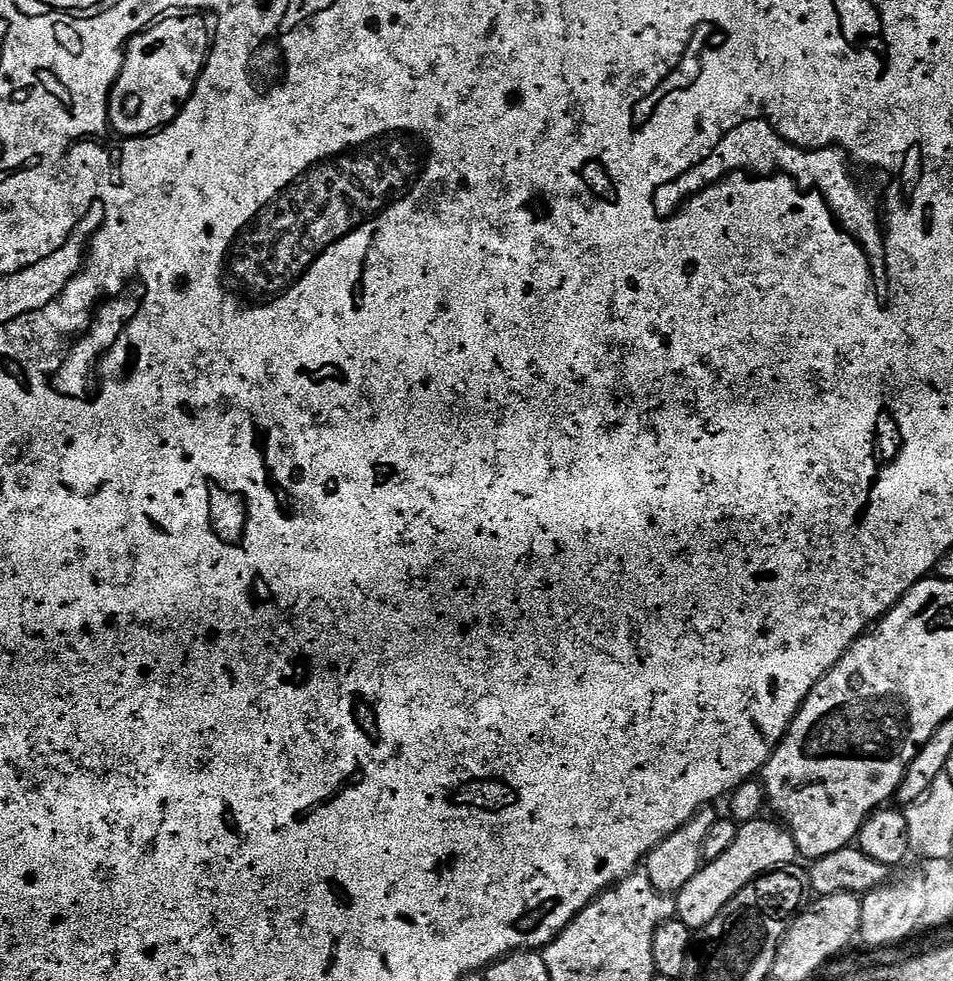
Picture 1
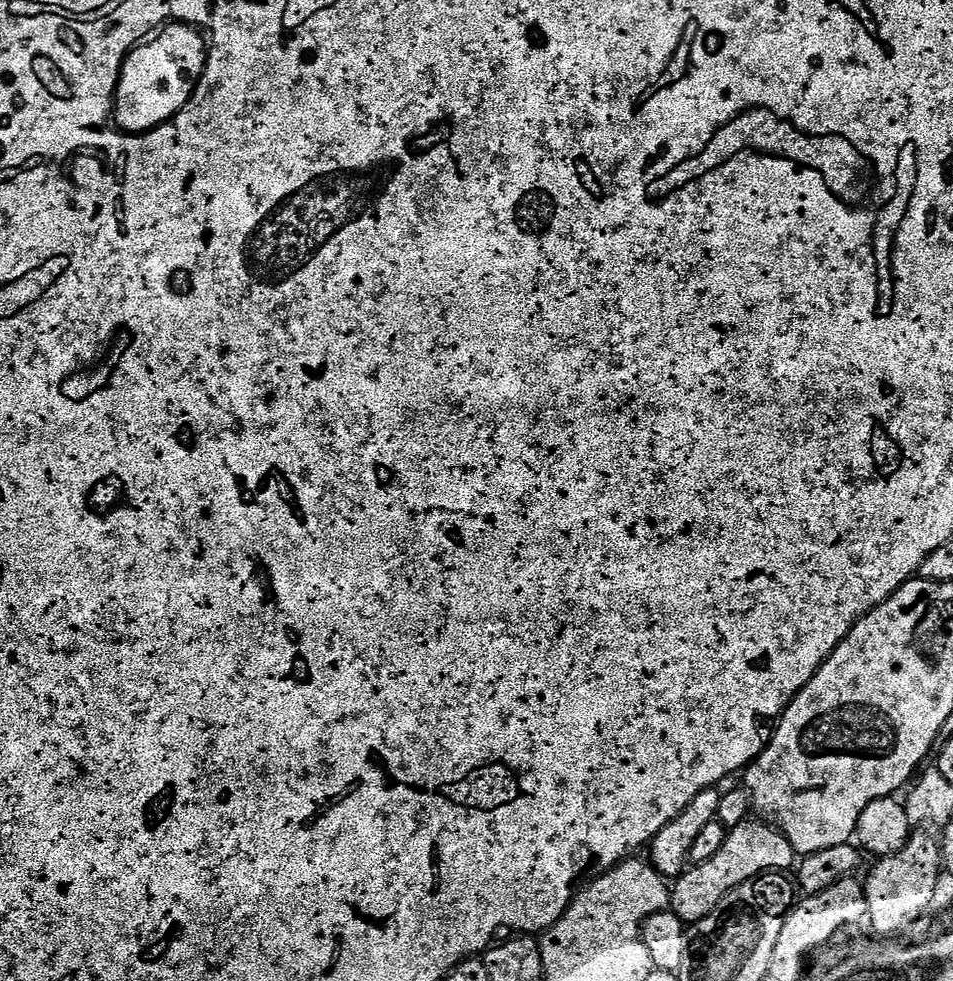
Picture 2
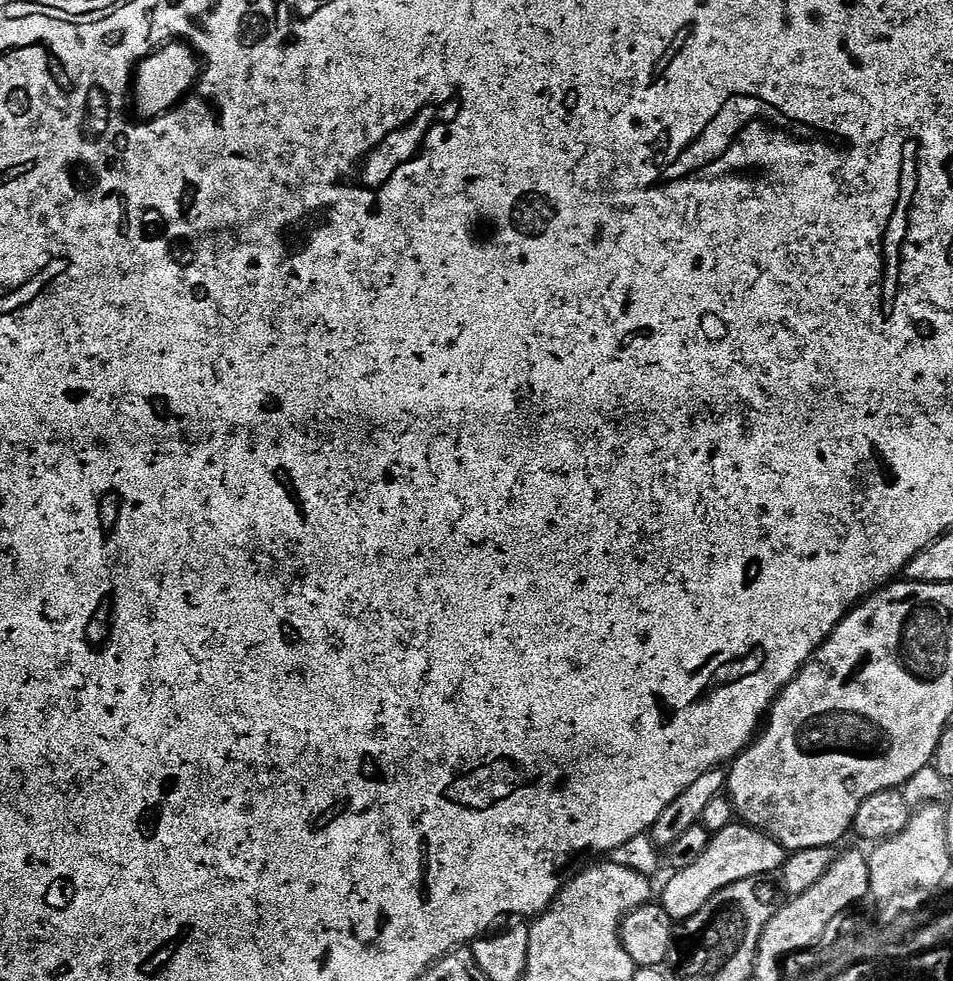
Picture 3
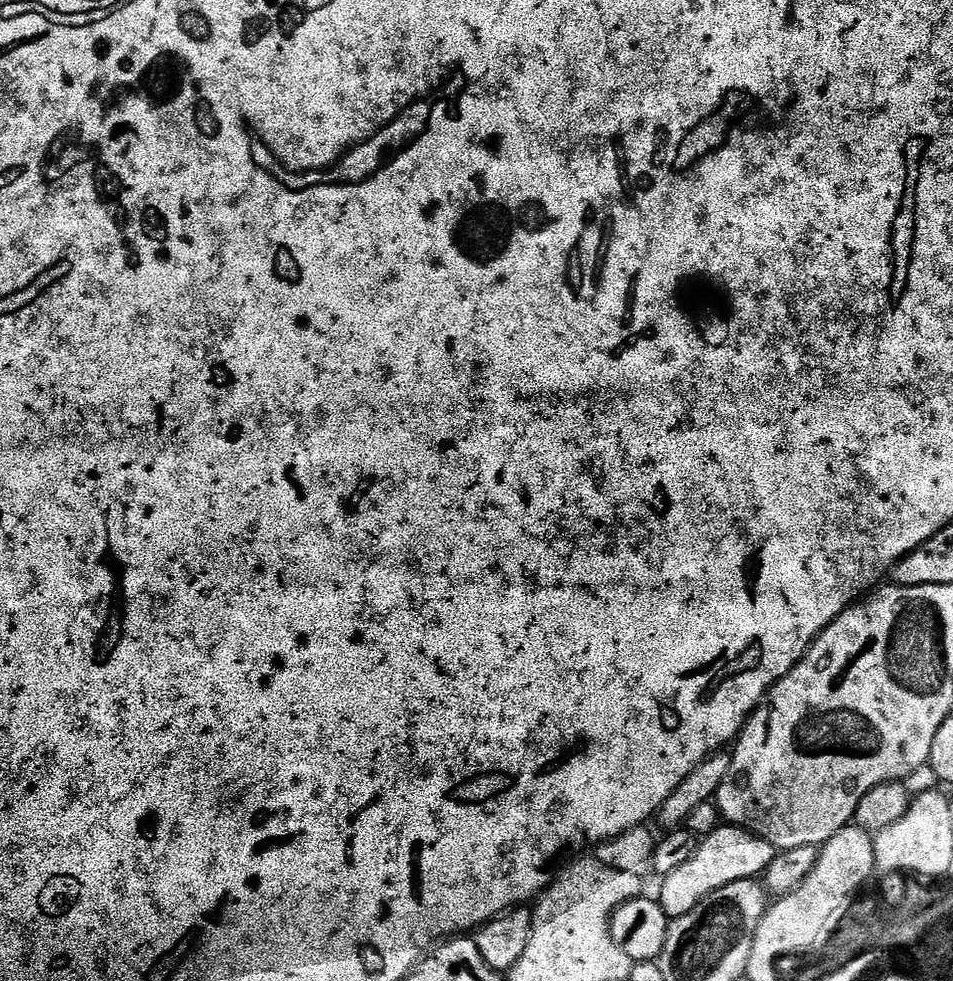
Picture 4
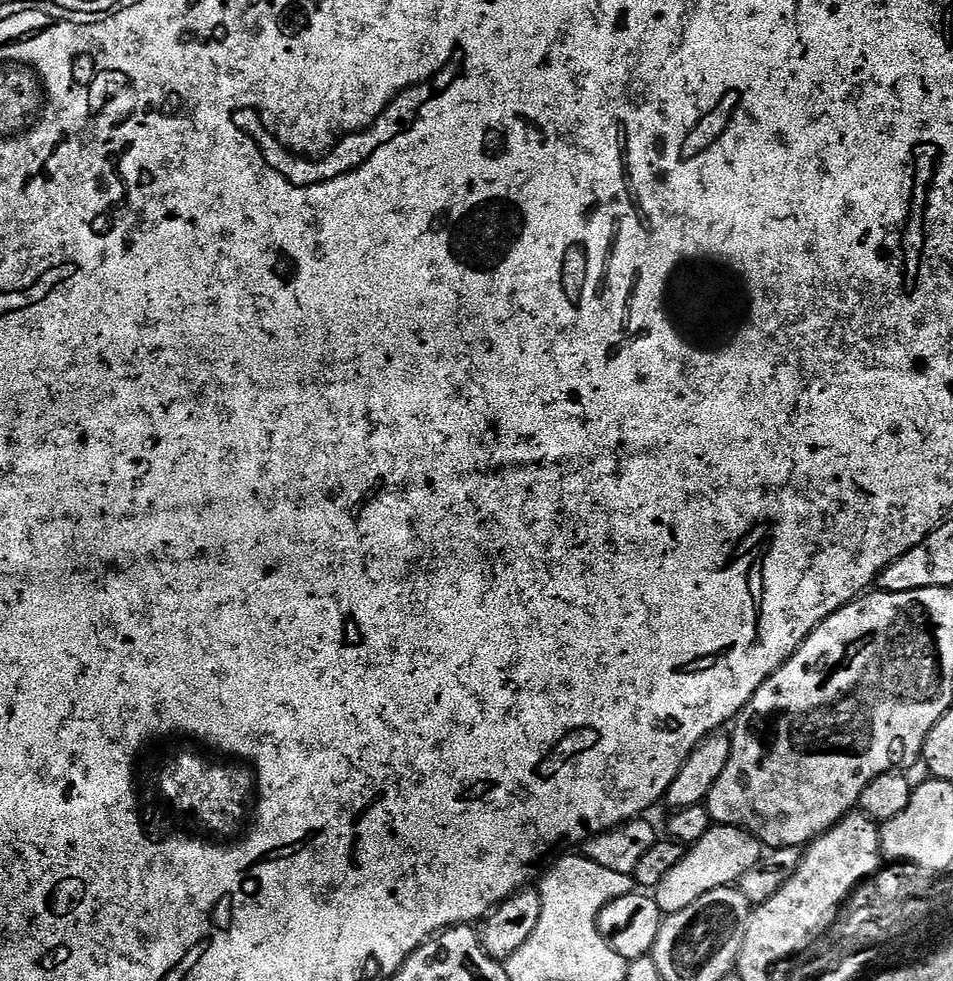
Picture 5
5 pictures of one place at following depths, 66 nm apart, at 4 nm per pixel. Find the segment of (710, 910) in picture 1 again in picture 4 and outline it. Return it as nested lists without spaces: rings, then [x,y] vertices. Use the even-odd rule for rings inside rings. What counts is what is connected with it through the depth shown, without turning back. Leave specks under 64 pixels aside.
[[[735,826],[718,827],[709,836],[701,839],[700,846],[694,858],[690,858],[690,862],[682,862],[678,870],[659,881],[658,899],[662,910],[669,918],[690,914],[694,906],[701,904],[710,894],[722,890],[722,886],[730,886],[730,882],[739,880],[763,877],[776,854],[777,849],[763,836],[756,836]]]

